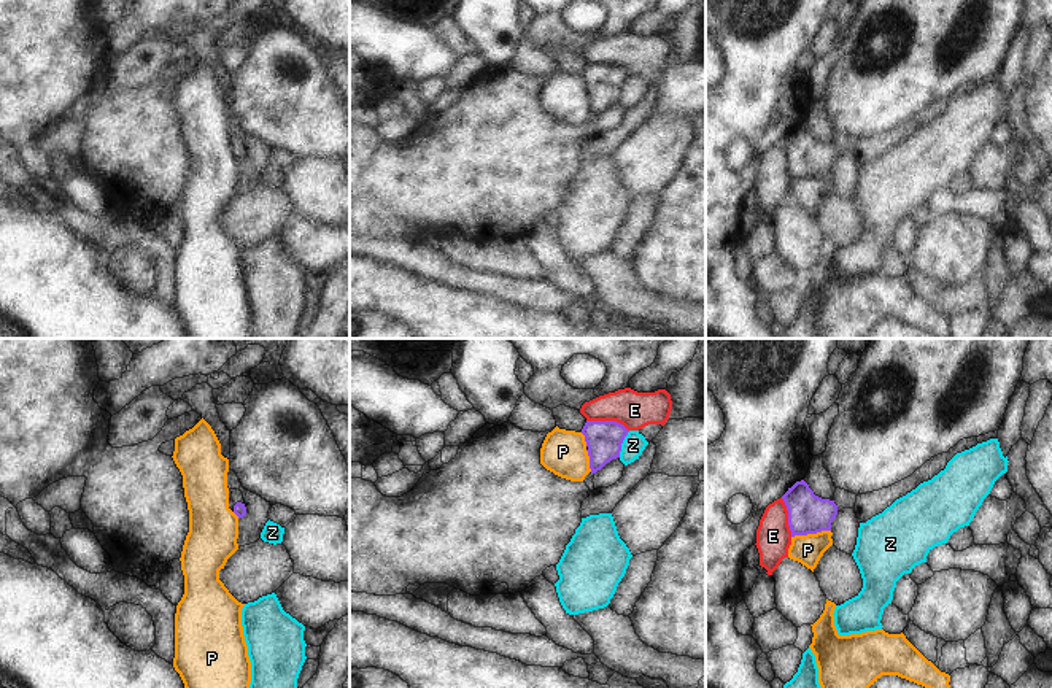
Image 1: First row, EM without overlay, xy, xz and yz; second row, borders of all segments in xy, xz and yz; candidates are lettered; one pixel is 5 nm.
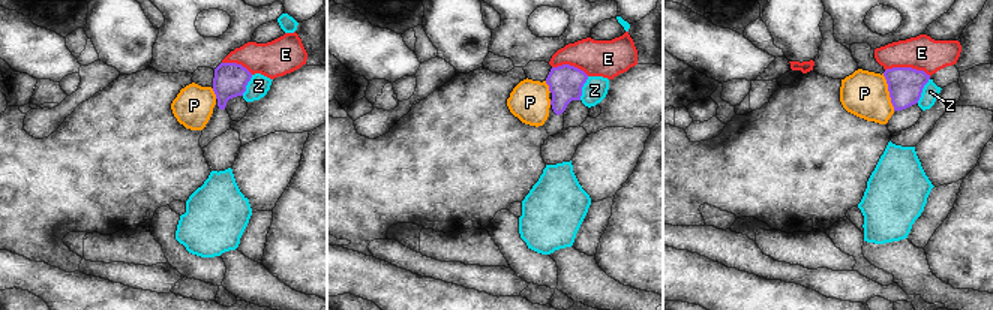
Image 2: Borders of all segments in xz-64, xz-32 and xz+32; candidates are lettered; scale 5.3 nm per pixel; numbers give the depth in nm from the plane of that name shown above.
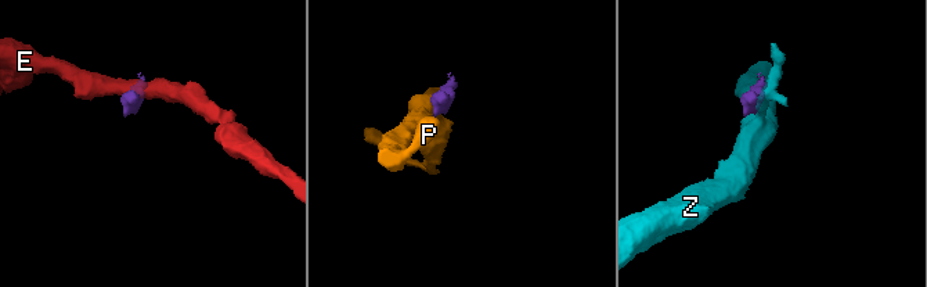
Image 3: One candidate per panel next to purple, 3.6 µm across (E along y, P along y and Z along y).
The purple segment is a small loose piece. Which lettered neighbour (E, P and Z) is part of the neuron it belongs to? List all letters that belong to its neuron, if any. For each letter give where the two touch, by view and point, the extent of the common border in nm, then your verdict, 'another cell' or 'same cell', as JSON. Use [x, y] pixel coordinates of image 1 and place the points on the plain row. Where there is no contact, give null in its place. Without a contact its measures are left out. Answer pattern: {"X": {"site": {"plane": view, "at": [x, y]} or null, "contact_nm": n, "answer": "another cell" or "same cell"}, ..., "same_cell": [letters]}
{"E": {"site": {"plane": "xz", "at": [607, 65]}, "contact_nm": 220, "answer": "another cell"}, "P": {"site": {"plane": "yz", "at": [811, 177]}, "contact_nm": 200, "answer": "another cell"}, "Z": {"site": {"plane": "xz", "at": [622, 86]}, "contact_nm": 150, "answer": "another cell"}, "same_cell": []}

